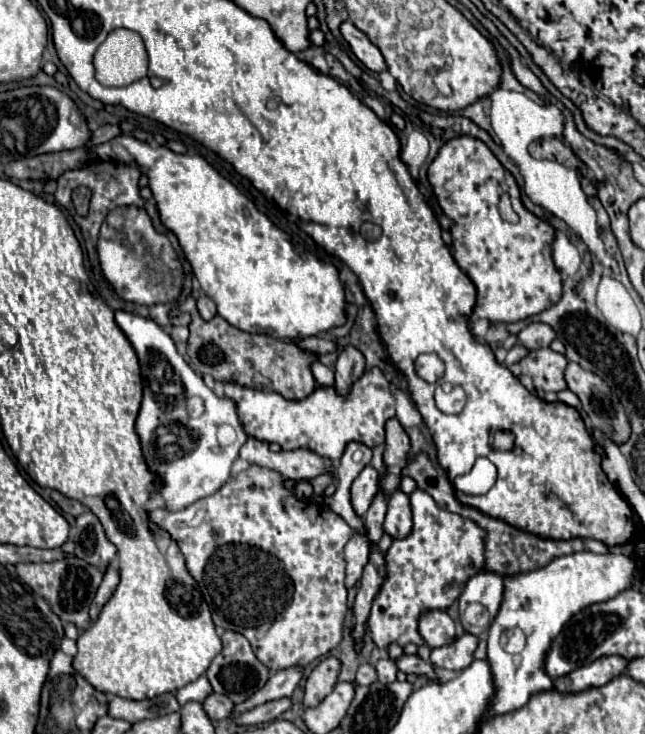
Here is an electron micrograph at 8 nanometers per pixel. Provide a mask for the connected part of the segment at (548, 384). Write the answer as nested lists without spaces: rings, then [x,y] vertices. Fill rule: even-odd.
[[[549,347],[529,351],[529,355],[519,361],[523,375],[531,377],[533,387],[539,395],[549,393],[549,391],[559,393],[559,391],[567,389],[565,379],[563,379],[563,371],[565,371],[567,363],[569,361],[563,353],[557,353]]]

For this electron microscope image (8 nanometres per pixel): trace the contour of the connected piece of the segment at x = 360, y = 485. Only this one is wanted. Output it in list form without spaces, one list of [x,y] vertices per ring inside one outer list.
[[[367,465],[359,477],[353,481],[351,485],[351,505],[355,509],[355,513],[359,517],[363,517],[369,509],[369,501],[373,501],[373,497],[377,495],[377,489],[379,489],[379,473]]]

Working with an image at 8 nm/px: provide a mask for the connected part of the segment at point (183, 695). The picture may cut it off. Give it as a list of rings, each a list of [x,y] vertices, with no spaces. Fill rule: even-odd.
[[[201,675],[197,681],[187,683],[185,687],[181,687],[181,689],[177,691],[177,701],[179,701],[179,705],[185,705],[185,703],[189,703],[189,701],[199,701],[199,703],[201,703],[211,691],[213,691],[213,689],[211,689],[211,683],[207,681],[205,675]]]

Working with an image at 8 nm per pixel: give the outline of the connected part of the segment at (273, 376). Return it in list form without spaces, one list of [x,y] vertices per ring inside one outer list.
[[[189,297],[185,301],[185,311],[191,313],[189,323],[189,365],[199,373],[209,373],[215,381],[235,381],[245,387],[253,387],[255,373],[267,377],[271,381],[273,391],[281,393],[285,399],[305,399],[315,389],[315,377],[311,373],[311,357],[301,351],[293,341],[281,341],[267,335],[245,333],[225,319],[215,317],[213,321],[205,321],[199,317],[195,309],[195,299]]]

